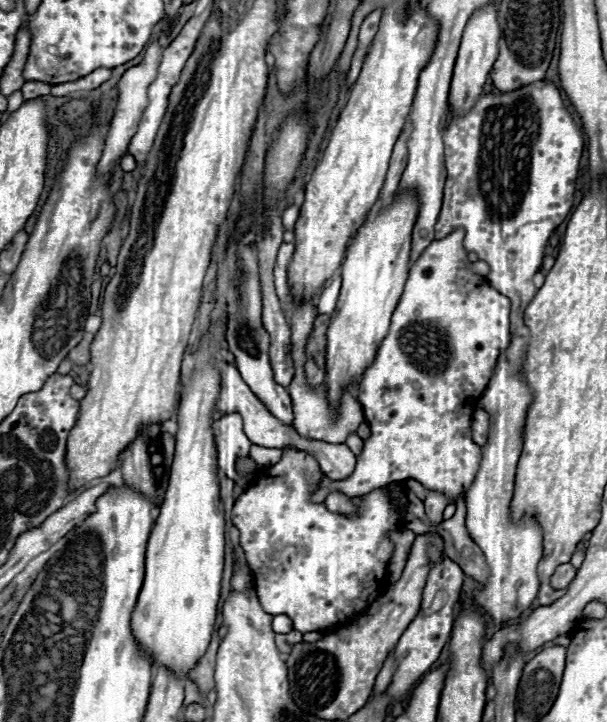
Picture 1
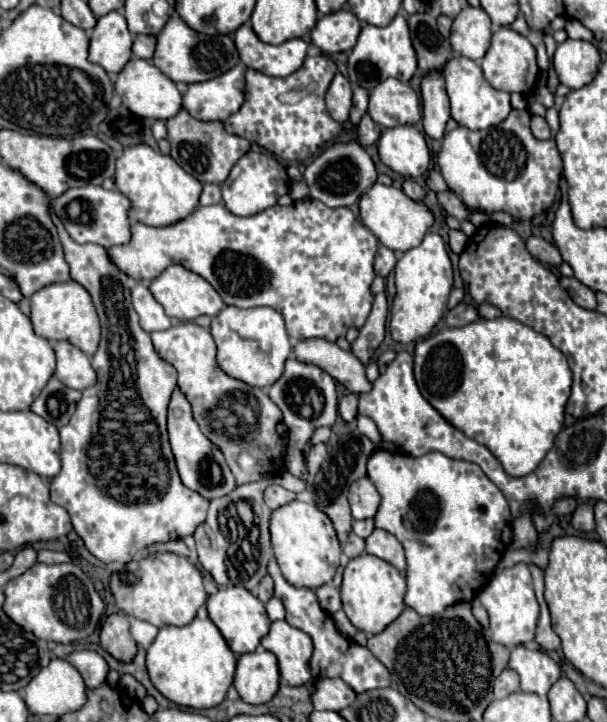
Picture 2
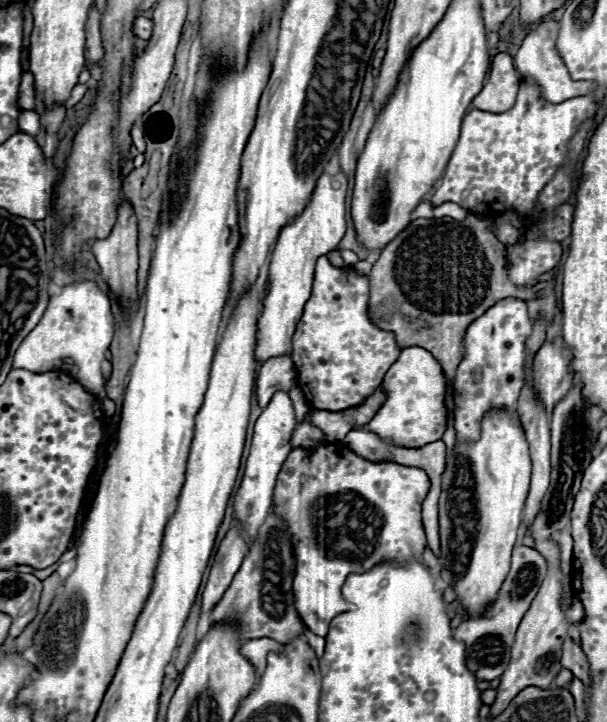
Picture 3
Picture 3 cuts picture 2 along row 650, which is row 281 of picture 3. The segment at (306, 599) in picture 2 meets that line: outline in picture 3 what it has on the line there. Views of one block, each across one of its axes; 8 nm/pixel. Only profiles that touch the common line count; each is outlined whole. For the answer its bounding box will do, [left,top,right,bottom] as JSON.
[292,256,400,412]

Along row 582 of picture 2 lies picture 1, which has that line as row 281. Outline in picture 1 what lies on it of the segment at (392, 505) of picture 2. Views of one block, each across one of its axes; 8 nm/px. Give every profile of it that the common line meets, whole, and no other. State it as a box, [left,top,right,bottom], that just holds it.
[312,230,510,504]

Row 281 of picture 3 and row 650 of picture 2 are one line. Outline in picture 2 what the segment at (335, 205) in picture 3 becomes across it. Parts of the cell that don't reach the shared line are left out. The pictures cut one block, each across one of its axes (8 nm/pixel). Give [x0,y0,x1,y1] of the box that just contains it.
[262,620,312,686]

